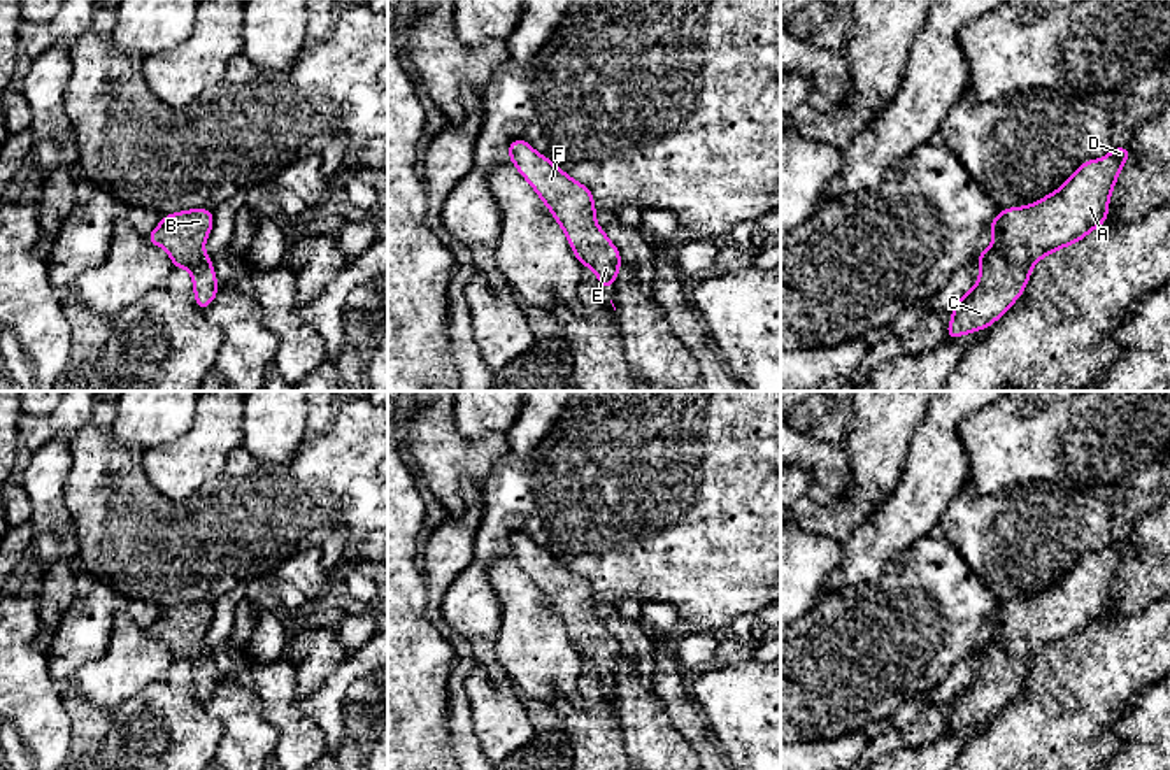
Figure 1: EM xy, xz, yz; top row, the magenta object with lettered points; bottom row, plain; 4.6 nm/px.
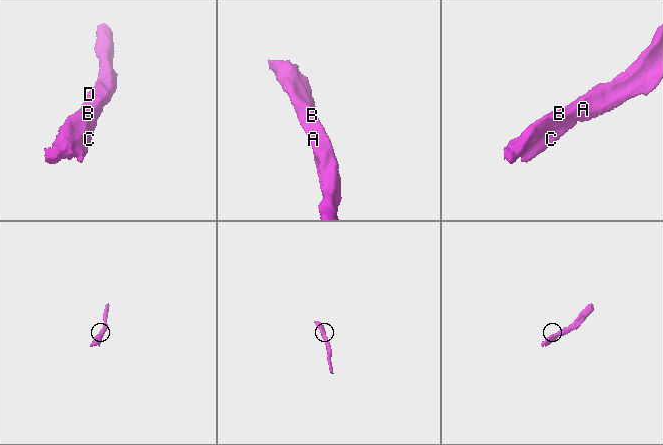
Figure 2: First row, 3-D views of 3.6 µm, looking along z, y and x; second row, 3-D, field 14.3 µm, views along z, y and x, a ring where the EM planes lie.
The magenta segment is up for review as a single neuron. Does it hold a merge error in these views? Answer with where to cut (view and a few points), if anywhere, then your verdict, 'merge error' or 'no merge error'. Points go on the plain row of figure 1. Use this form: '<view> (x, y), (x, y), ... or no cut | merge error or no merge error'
no cut | no merge error

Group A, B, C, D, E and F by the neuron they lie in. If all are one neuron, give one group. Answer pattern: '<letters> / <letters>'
A B C D E F

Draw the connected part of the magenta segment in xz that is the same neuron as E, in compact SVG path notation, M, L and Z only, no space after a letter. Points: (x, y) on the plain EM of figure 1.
M510 533L509 553L553 605L579 656L588 658L600 677L610 682L623 659L621 647L607 631L607 624L595 616L596 603L591 582L568 570L526 533Z

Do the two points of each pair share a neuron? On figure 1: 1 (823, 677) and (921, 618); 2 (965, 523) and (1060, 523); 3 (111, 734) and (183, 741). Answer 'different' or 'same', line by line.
1: same
2: same
3: same

